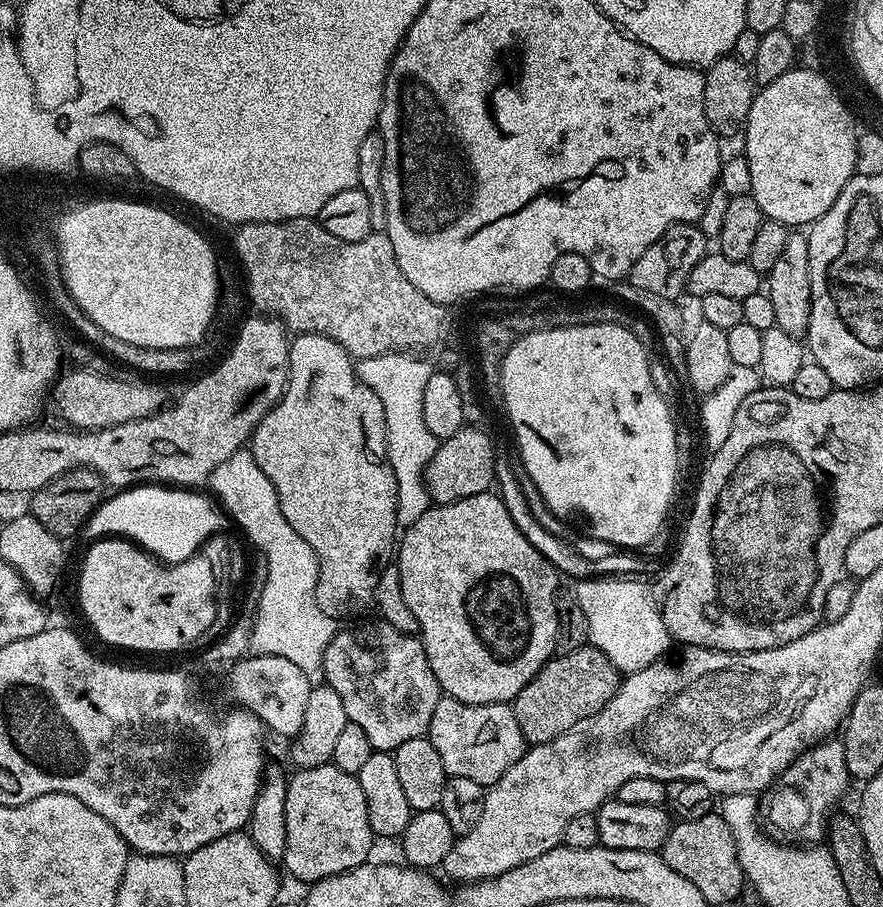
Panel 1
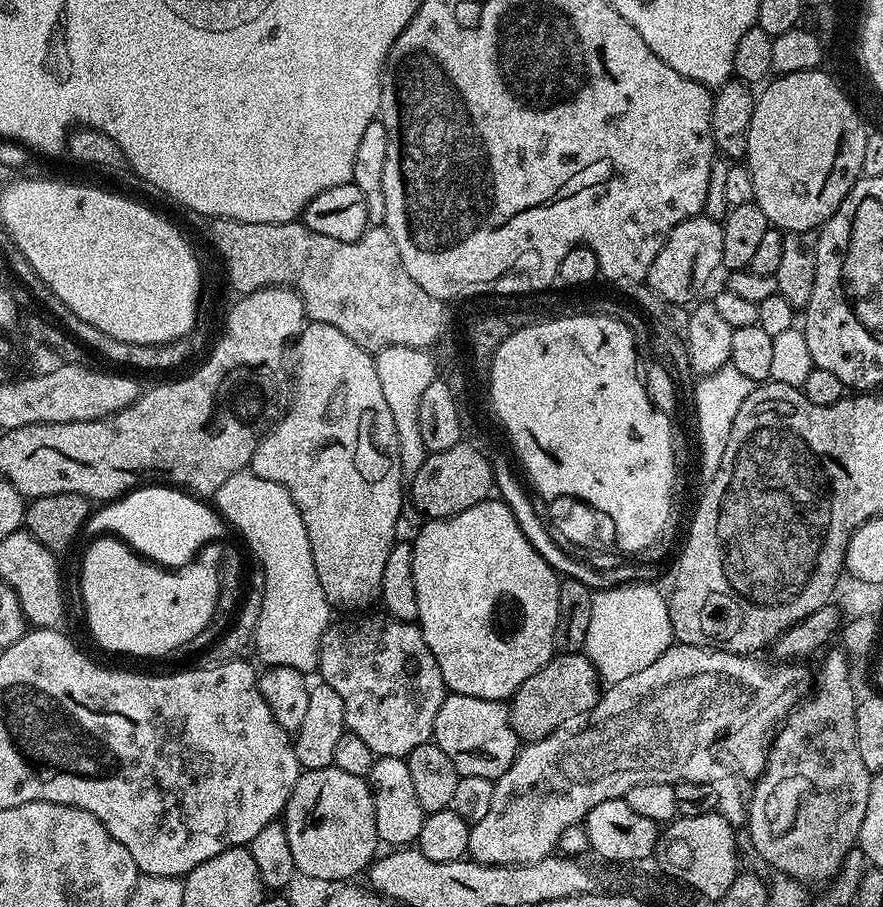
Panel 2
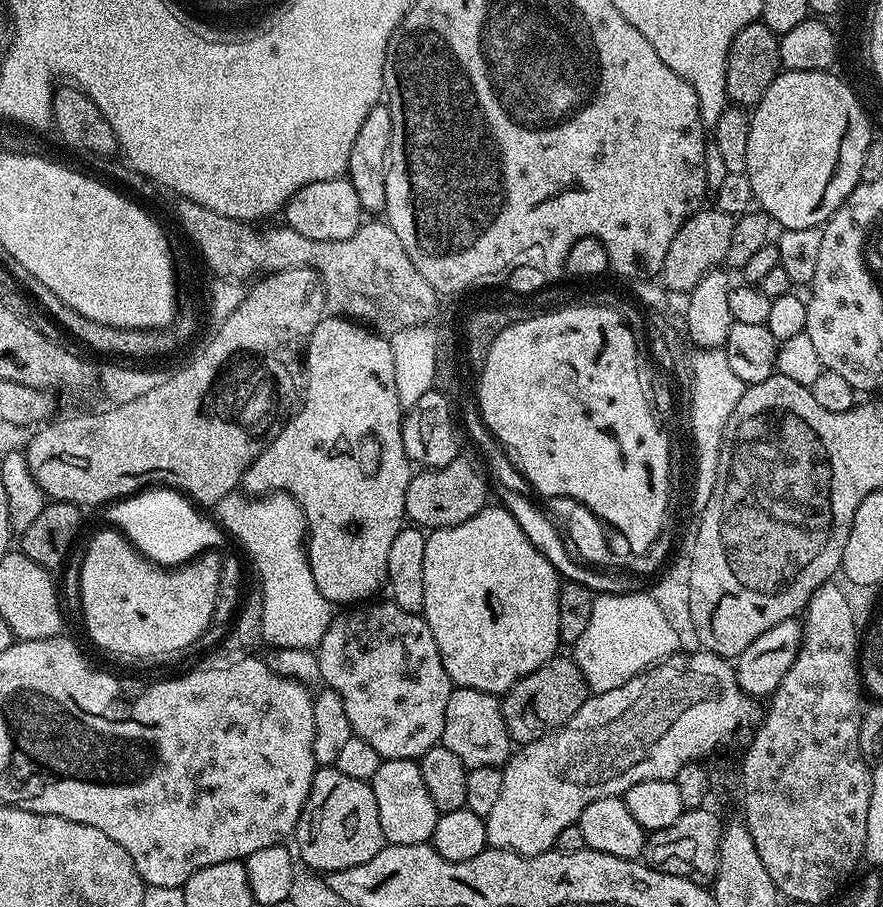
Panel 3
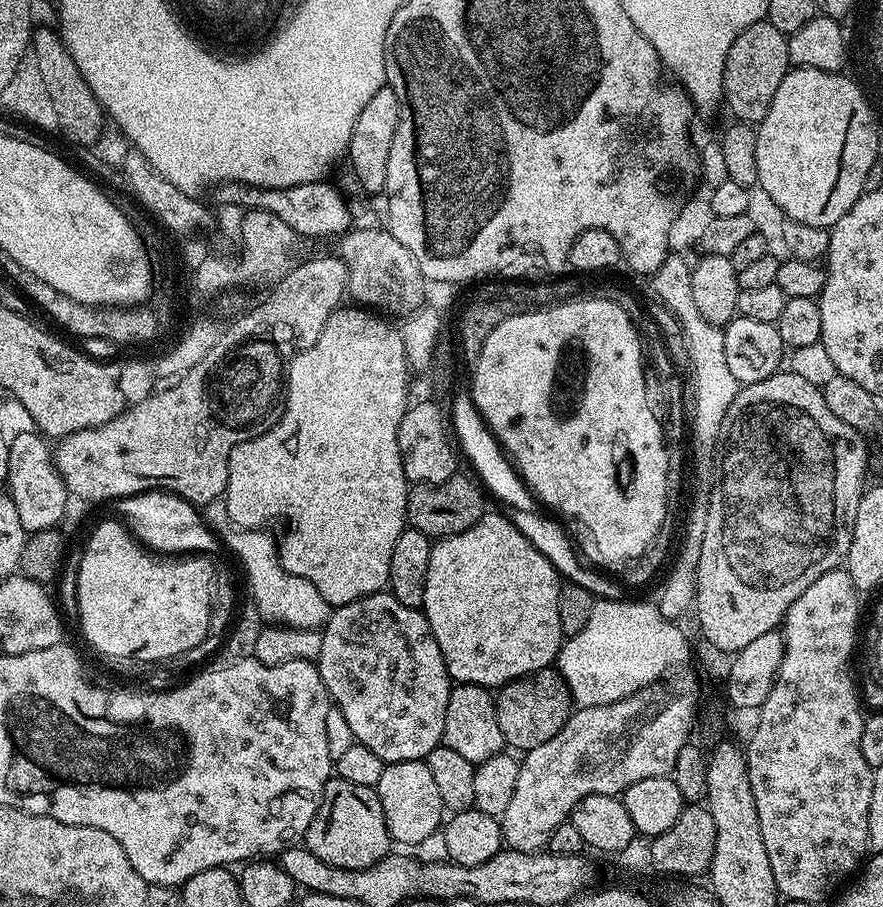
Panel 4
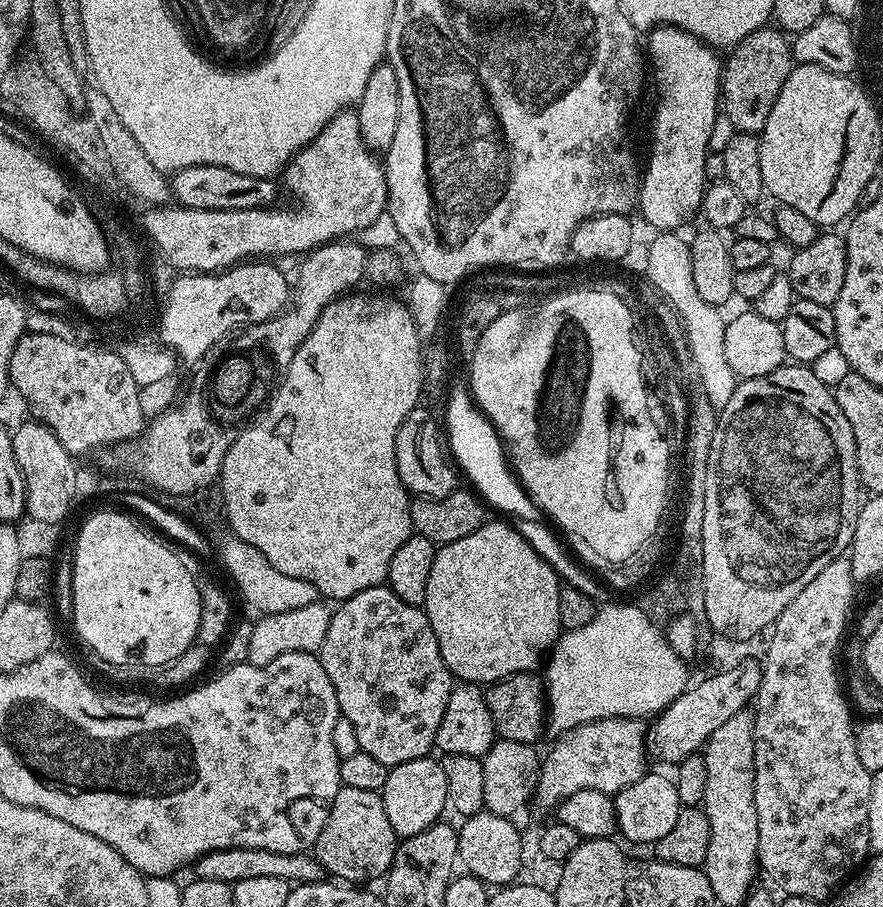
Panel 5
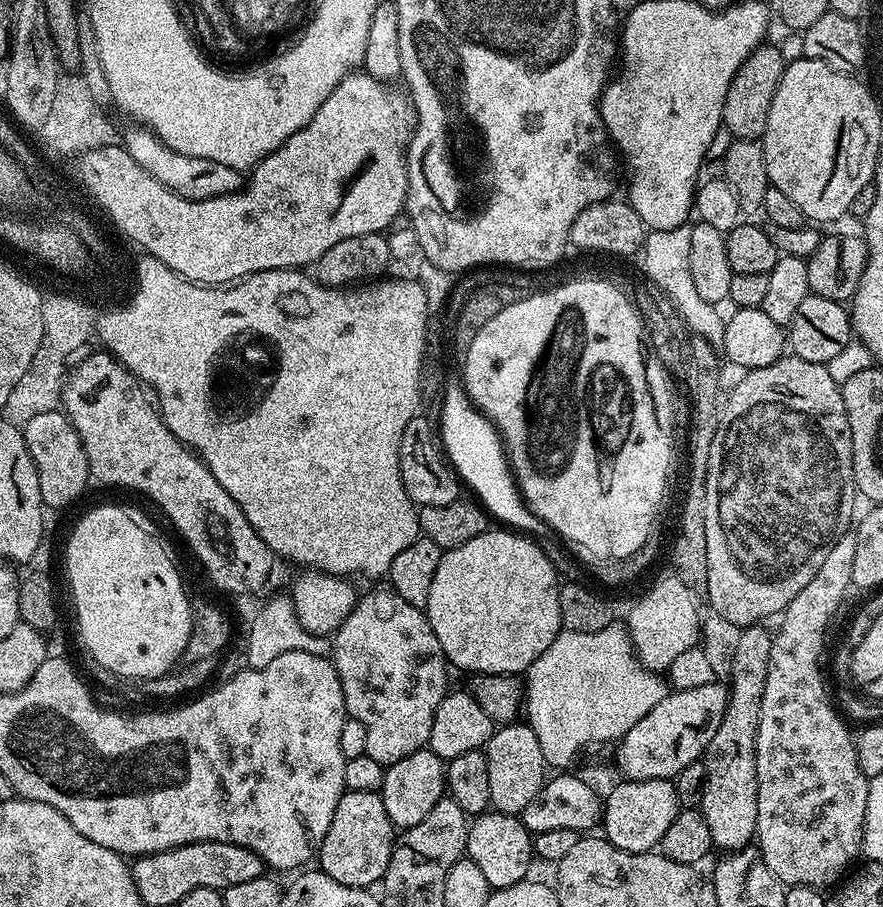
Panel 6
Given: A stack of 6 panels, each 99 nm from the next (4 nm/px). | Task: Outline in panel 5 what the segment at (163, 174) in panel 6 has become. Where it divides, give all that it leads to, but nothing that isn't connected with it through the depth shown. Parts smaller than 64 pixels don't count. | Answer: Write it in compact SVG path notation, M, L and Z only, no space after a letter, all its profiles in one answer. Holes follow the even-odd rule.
M203 164L187 165L182 170L171 173L170 187L172 200L181 208L194 210L254 210L270 208L277 203L281 189L276 189L277 181L266 176L247 176L234 170L226 170L226 166Z

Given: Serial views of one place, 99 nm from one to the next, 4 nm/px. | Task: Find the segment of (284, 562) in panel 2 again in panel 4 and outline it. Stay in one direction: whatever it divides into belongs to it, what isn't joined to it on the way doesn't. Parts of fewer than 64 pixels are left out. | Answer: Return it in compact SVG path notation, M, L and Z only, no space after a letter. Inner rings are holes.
M223 499L212 500L203 505L202 515L213 532L221 541L228 543L228 548L240 559L244 567L244 576L248 579L248 588L252 591L251 603L258 606L265 621L275 622L285 628L319 629L328 623L330 606L306 578L291 576L280 564L278 540L268 532L260 532L259 527L238 528L230 518Z

